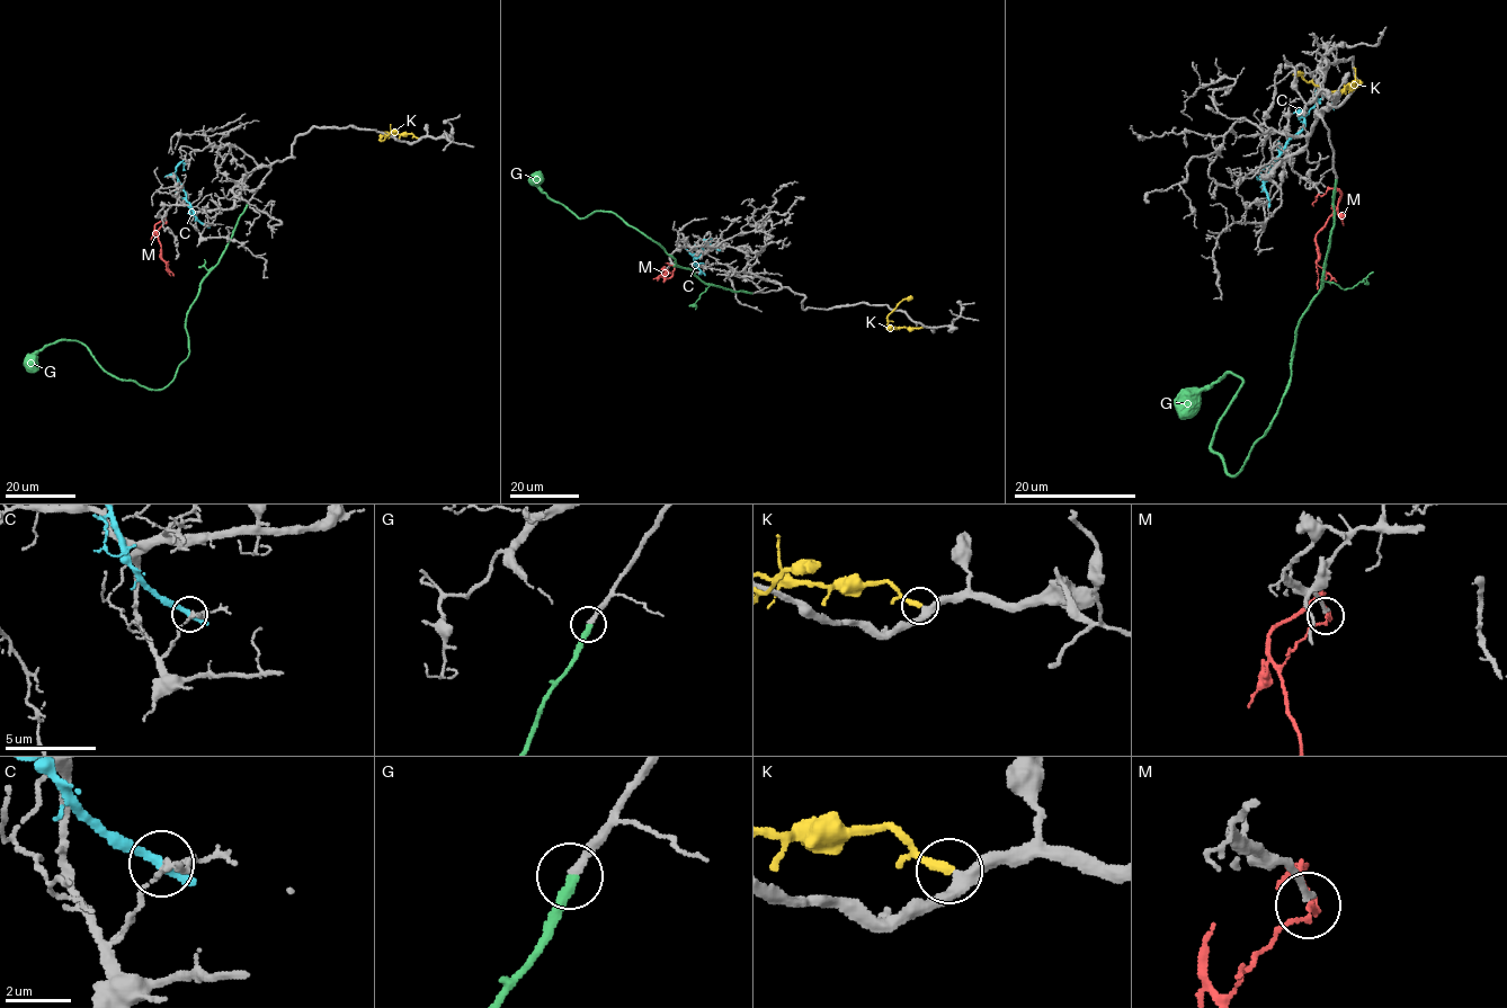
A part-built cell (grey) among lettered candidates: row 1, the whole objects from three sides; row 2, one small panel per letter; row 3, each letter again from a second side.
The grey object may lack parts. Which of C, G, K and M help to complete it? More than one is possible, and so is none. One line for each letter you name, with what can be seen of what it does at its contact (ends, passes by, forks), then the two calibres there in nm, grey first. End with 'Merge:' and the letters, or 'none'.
G: it ends; calibres 240 and 280 nm
K: it ends; calibres 340 and 240 nm
Merge: G, K

